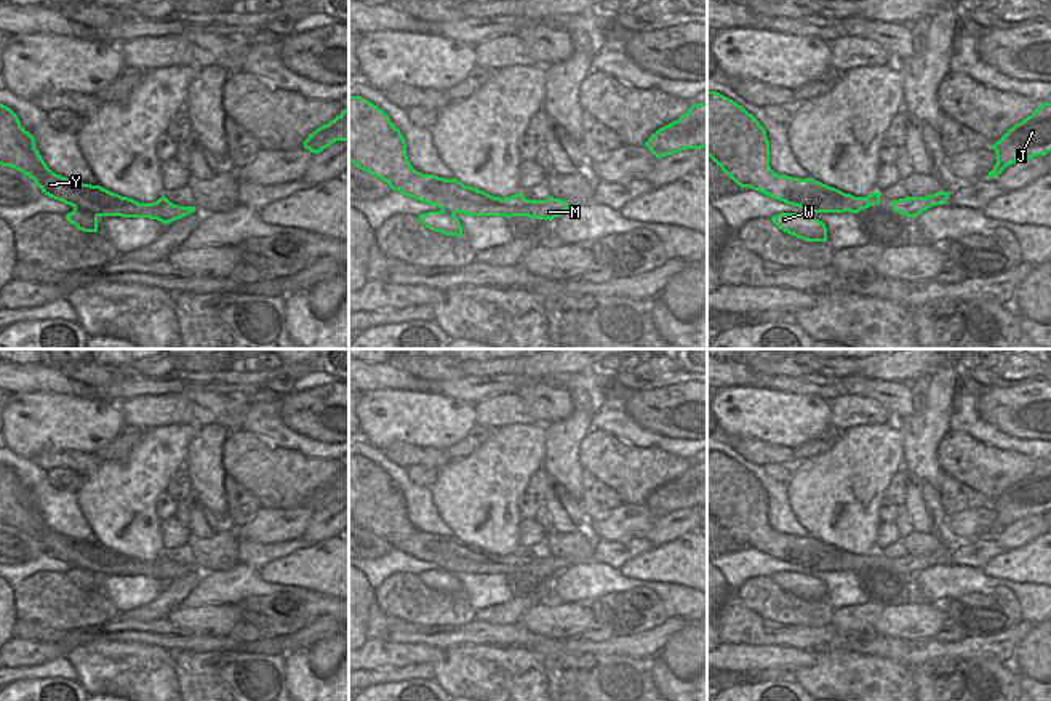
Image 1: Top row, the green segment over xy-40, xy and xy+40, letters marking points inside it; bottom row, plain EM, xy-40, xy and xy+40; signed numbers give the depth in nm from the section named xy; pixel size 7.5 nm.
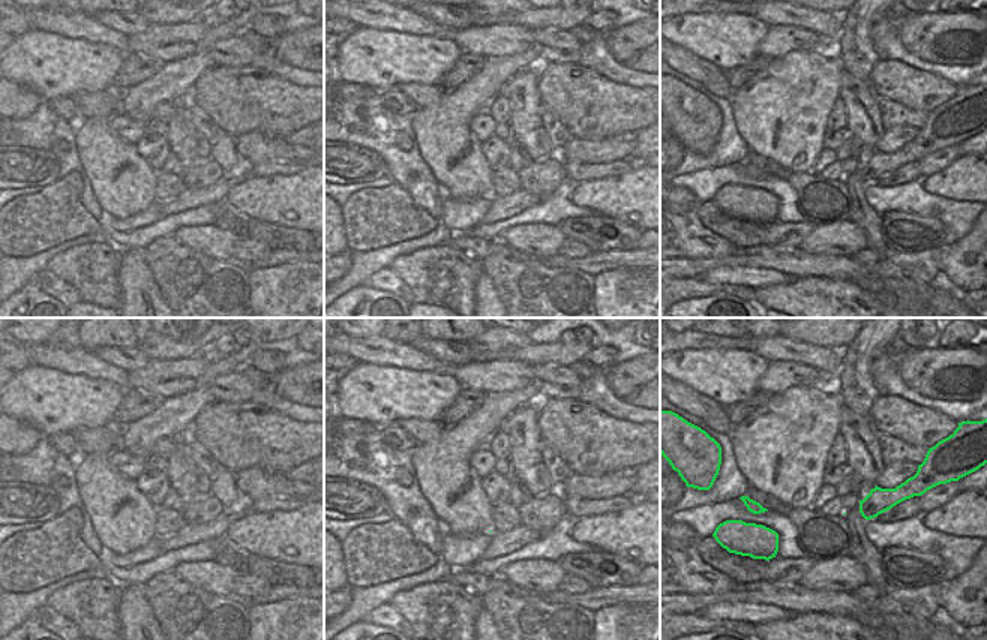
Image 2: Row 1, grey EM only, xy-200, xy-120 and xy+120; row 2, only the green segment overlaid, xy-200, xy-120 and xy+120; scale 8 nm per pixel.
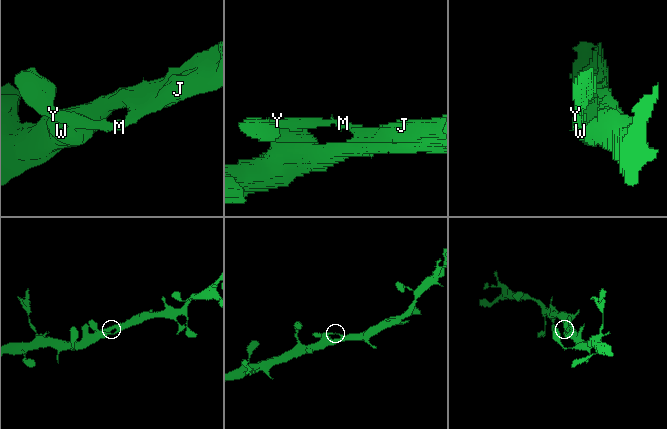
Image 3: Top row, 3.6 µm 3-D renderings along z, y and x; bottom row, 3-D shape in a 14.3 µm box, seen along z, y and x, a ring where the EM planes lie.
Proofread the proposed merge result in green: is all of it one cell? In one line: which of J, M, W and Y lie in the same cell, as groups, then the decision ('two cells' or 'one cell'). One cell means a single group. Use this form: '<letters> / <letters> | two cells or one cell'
J M W Y | one cell

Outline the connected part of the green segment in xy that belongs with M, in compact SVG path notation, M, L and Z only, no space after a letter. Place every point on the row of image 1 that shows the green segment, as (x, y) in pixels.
M349 96L349 160L354 166L386 181L394 190L438 211L419 214L419 221L434 232L462 237L462 226L454 216L528 216L553 221L569 206L552 195L529 200L523 194L493 197L464 186L456 178L445 179L416 171L406 155L406 141L389 115L362 96Z

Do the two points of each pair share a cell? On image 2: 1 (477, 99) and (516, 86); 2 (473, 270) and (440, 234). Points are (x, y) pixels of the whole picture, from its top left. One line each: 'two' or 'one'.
1: two
2: two

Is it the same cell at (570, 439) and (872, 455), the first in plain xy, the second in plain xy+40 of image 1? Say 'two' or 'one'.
two

